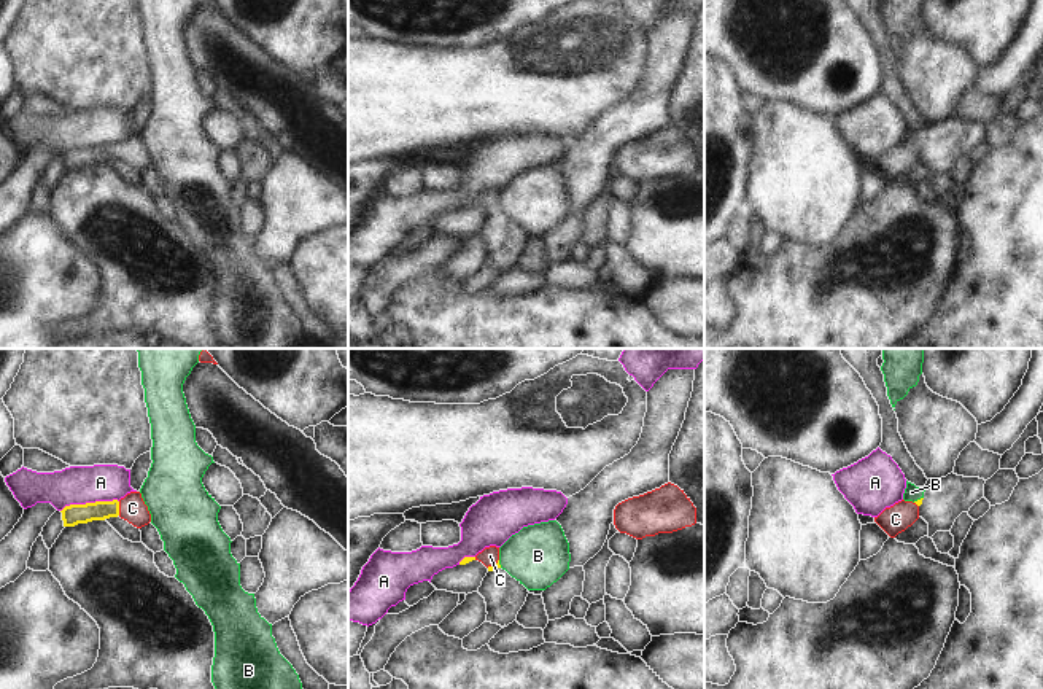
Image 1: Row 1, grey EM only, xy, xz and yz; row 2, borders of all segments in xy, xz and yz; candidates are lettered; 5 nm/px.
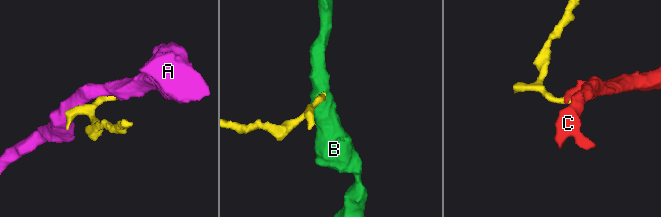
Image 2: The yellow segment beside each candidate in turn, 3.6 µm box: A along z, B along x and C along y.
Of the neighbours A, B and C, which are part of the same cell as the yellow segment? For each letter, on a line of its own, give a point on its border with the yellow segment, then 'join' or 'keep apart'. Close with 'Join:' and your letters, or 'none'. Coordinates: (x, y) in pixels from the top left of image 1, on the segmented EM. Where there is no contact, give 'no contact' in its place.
A: xy (89, 503) | keep apart
B: yz (918, 500) | keep apart
C: xy (118, 508) | join
Join: C

